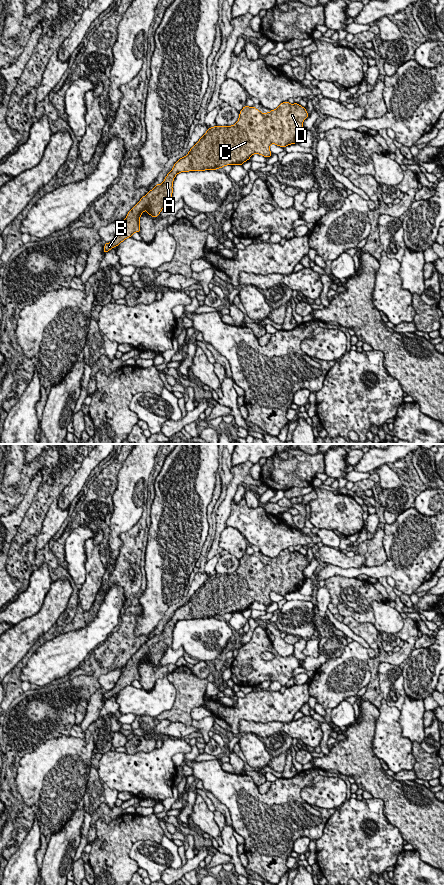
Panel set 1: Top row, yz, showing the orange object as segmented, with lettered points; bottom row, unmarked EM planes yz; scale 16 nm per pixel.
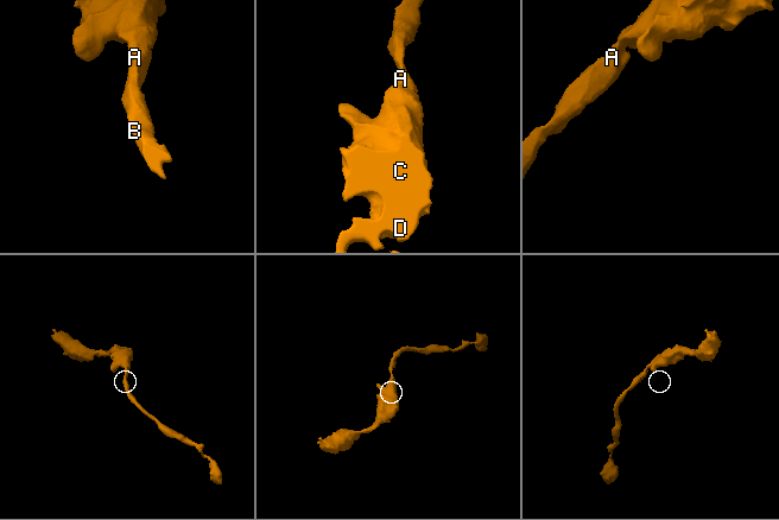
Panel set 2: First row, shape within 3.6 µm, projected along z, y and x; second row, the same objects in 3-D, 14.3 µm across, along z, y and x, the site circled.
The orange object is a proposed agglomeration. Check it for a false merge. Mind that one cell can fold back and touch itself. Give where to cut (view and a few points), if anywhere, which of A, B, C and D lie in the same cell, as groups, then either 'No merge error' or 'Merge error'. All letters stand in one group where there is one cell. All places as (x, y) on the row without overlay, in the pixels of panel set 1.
No split. Groups: A B C D. No merge error

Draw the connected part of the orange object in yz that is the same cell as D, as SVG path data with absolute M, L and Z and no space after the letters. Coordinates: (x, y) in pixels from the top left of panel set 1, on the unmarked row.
M288 549L282 550L275 558L269 561L261 561L255 555L244 554L239 560L239 567L235 573L214 574L209 576L199 589L190 597L189 601L180 606L167 622L162 632L156 632L140 649L128 660L123 668L118 682L112 690L105 691L103 701L118 694L133 681L140 681L140 665L146 658L149 663L156 666L164 656L164 653L172 645L173 628L180 620L217 618L226 613L243 613L253 602L260 602L265 606L271 605L270 593L273 591L285 596L288 593L299 591L305 577L303 569L308 566L308 561L304 555L298 551L290 552Z

